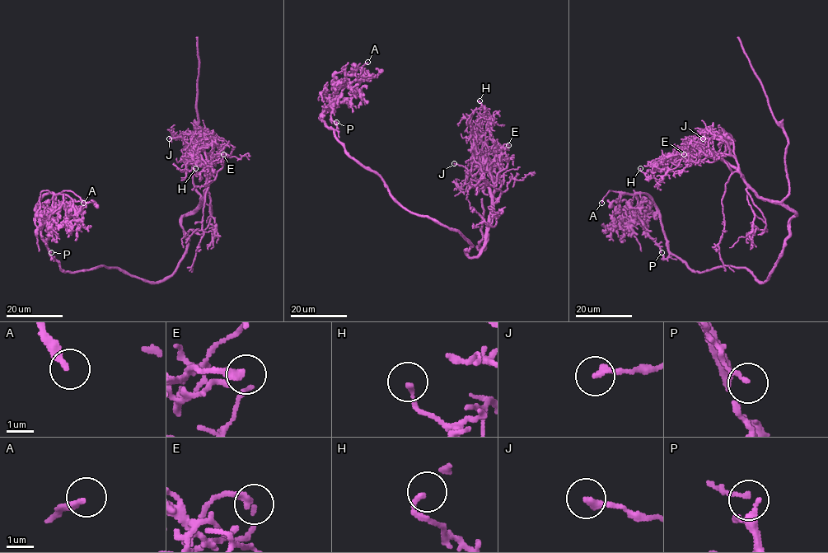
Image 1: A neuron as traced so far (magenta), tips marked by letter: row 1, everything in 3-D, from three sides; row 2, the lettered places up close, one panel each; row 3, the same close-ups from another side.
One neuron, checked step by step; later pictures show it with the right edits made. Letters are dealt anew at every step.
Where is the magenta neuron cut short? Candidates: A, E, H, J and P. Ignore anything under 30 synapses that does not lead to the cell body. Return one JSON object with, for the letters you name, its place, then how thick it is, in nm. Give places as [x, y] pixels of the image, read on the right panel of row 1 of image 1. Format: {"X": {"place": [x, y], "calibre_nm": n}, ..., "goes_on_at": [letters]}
{"A": {"place": [601, 203], "calibre_nm": 240}, "goes_on_at": ["A"]}

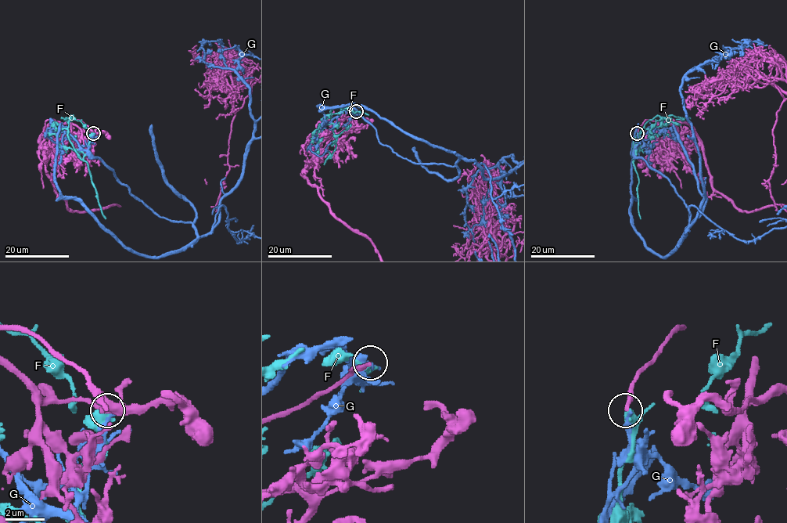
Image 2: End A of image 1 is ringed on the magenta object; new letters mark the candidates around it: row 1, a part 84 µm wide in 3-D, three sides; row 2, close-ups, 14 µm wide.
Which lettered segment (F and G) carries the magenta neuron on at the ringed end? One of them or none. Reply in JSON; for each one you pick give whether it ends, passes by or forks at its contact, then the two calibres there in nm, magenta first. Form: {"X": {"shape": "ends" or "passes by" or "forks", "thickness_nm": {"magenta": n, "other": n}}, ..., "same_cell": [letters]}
{"same_cell": []}

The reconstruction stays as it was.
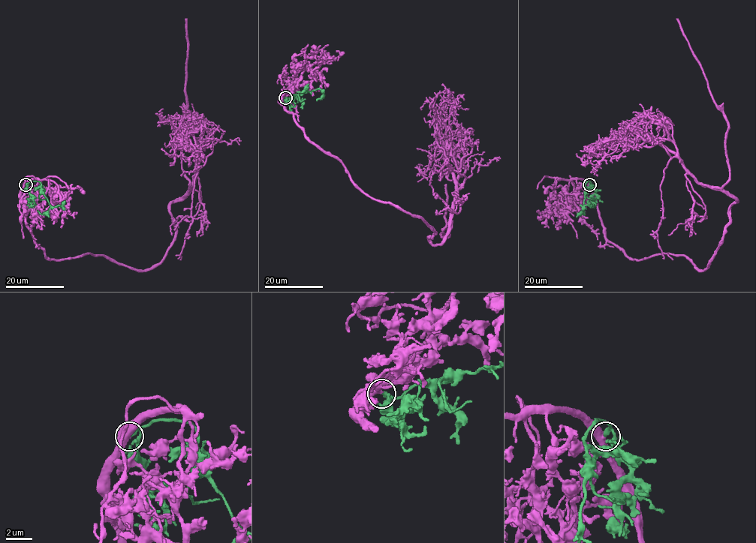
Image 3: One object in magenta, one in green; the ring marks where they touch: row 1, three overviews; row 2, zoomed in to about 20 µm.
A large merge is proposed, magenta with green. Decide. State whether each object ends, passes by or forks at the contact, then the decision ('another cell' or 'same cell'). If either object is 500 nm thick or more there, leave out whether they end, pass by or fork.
magenta passes by; green passes by; same cell

